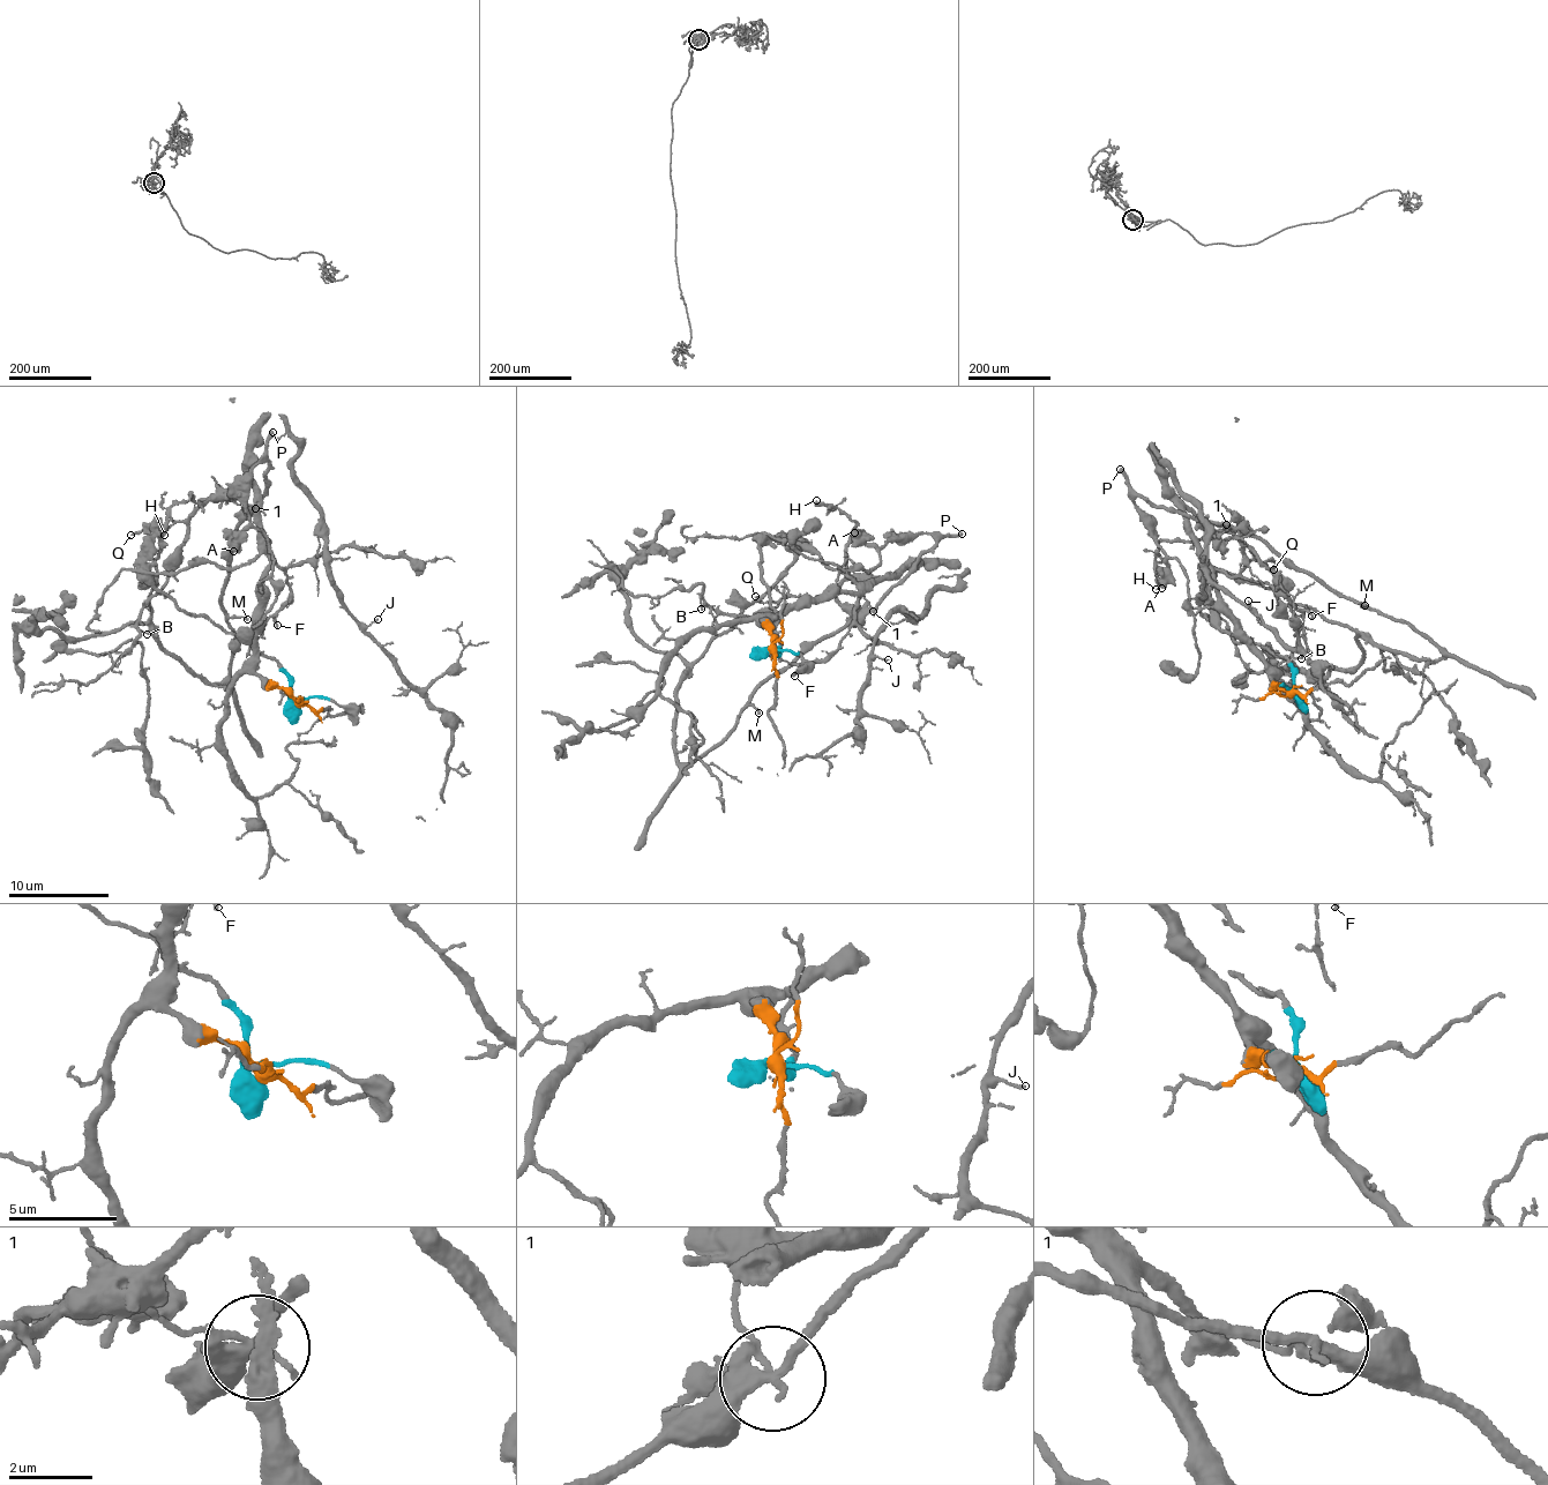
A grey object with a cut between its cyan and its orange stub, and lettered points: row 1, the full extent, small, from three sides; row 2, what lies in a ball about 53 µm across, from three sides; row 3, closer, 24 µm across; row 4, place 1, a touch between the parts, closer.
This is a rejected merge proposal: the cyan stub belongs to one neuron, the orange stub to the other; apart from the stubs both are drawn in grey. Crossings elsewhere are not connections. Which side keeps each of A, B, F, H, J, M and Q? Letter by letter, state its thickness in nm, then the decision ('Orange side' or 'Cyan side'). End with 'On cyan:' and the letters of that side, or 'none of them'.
A: Thickness 650 nm. Cyan side
B: Thickness 120 nm. Orange side
F: Thickness 190 nm. Orange side
H: Thickness 340 nm. Orange side
J: Thickness 120 nm. Orange side
M: Thickness 130 nm. Cyan side
Q: Thickness 190 nm. Orange side
On cyan: A, M

